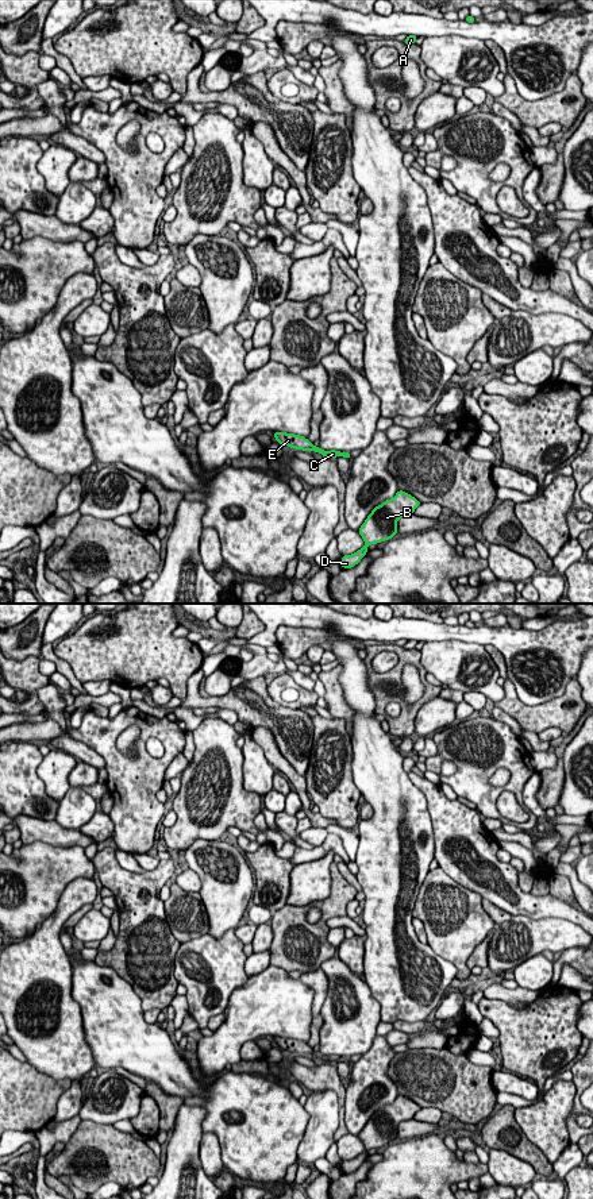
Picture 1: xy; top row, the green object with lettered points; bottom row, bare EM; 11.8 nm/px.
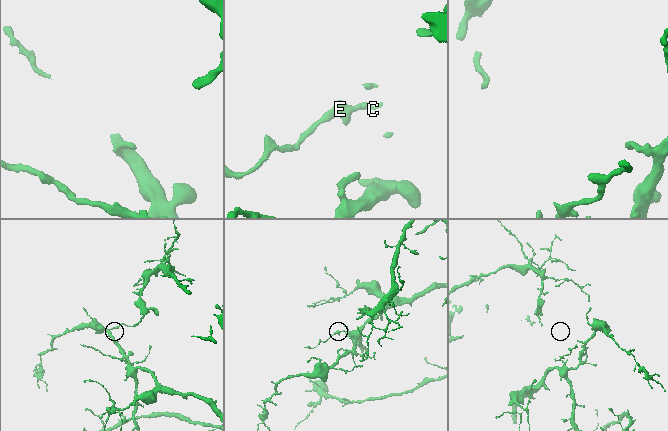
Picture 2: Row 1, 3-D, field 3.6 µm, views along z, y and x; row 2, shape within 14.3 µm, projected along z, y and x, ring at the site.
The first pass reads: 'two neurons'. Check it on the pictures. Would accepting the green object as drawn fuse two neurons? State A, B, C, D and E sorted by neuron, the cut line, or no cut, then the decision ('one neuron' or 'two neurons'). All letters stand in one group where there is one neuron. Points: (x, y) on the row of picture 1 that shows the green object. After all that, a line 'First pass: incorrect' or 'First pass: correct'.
A B C D E | no cut | one neuron
First pass: incorrect

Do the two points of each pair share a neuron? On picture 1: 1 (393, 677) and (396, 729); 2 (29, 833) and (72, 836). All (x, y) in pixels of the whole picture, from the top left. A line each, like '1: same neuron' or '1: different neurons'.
1: same neuron
2: same neuron

